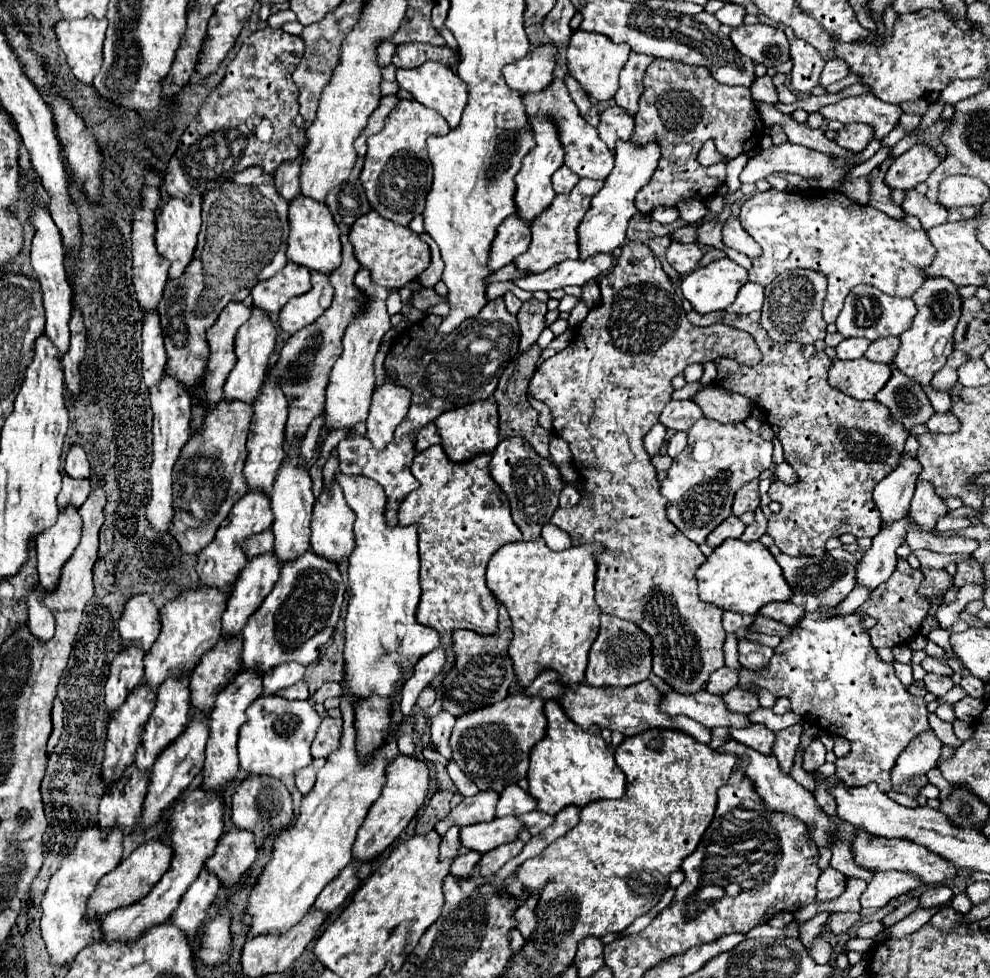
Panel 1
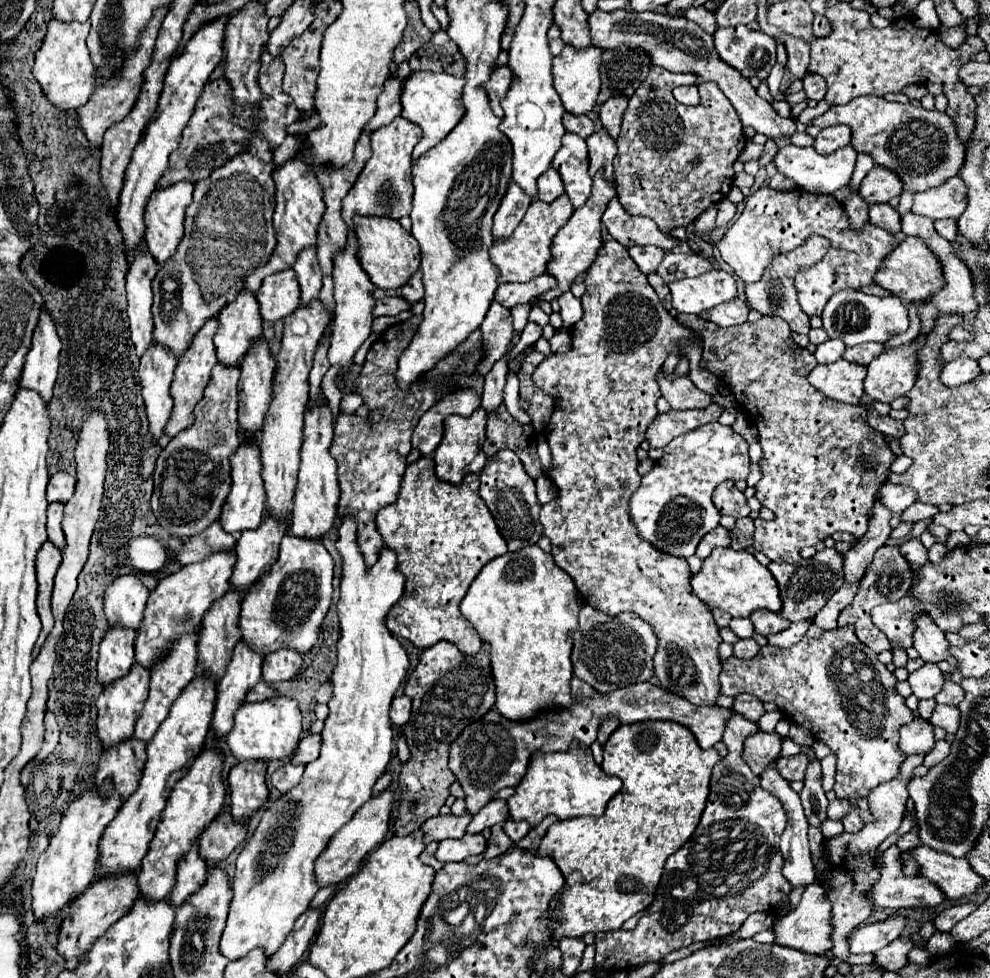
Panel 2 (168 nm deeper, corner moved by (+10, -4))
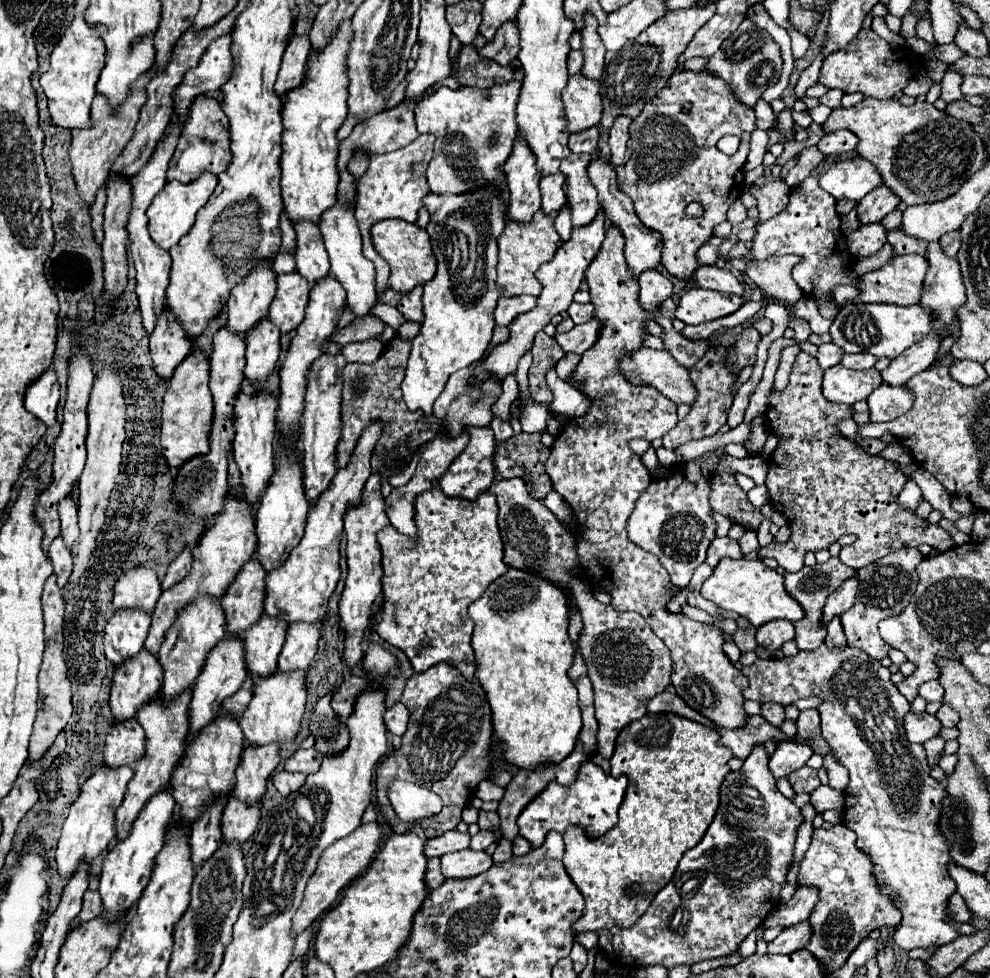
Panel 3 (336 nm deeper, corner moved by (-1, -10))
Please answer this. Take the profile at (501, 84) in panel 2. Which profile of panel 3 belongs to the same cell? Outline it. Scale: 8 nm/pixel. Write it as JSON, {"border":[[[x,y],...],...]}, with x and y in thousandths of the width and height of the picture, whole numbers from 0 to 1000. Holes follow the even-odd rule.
{"border":[[[523,82],[489,92],[475,88],[457,92],[453,88],[444,88],[434,98],[424,102],[424,106],[420,106],[418,117],[422,135],[434,135],[440,139],[438,160],[430,174],[430,182],[436,196],[440,198],[473,196],[491,188],[499,188],[509,196],[511,188],[503,170],[509,168],[511,162],[515,160],[521,141],[523,94],[525,94]],[[485,127],[489,127],[489,131],[485,131]],[[475,129],[479,129],[477,131],[481,135],[479,141],[471,137]],[[499,139],[505,139],[505,143],[501,147],[495,147]]]}

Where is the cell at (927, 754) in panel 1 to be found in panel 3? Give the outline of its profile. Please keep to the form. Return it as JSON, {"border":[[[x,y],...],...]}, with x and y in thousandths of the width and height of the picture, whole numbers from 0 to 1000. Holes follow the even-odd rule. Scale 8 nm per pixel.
{"border":[[[917,728],[915,736],[913,736],[913,744],[915,744],[915,753],[921,759],[929,759],[933,761],[939,755],[945,755],[952,746],[952,740],[945,732],[939,732],[937,728],[933,730],[923,730]]]}

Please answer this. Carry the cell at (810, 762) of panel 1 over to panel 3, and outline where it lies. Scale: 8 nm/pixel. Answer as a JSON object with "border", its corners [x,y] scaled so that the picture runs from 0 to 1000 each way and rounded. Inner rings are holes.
{"border":[[[812,783],[812,785],[804,787],[804,789],[800,789],[800,791],[796,793],[796,800],[800,802],[800,806],[802,806],[806,812],[808,812],[808,810],[816,810],[816,812],[820,812],[820,810],[828,804],[826,787]]]}

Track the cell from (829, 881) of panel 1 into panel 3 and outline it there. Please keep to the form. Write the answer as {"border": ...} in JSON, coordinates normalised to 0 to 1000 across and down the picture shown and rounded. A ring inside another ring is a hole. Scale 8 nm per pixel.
{"border":[[[816,941],[812,945],[802,945],[800,949],[792,949],[786,959],[776,965],[778,975],[800,975],[804,971],[814,969],[816,959],[820,959],[820,947]]]}

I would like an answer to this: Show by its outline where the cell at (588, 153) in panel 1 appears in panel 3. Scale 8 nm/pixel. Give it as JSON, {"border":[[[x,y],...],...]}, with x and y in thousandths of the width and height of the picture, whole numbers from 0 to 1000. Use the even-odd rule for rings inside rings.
{"border":[[[576,157],[566,170],[566,176],[572,180],[574,213],[576,213],[580,231],[596,229],[606,215],[602,192],[594,184],[596,164],[598,164],[596,157]]]}

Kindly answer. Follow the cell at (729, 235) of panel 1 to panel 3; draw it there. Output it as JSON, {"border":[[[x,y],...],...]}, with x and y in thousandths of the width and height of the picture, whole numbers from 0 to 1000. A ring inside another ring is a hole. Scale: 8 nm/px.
{"border":[[[743,204],[743,209],[739,209],[737,215],[735,215],[735,227],[739,231],[745,231],[752,225],[754,225],[754,213],[752,213],[752,209],[747,204]]]}

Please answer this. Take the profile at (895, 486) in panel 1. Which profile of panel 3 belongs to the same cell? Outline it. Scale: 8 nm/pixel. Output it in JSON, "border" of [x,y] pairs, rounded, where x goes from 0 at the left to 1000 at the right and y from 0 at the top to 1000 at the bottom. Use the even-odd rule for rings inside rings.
{"border":[[[861,589],[859,593],[855,593],[834,616],[832,620],[832,630],[830,636],[834,638],[840,630],[846,630],[855,624],[859,624],[863,620],[865,613],[865,605],[867,605],[867,589]]]}

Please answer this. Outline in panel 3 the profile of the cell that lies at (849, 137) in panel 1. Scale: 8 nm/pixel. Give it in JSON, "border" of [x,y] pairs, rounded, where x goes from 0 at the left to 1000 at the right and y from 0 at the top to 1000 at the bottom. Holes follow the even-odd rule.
{"border":[[[844,133],[840,137],[834,137],[824,149],[832,160],[840,160],[840,157],[863,155],[865,147],[867,147],[867,141],[859,133]]]}

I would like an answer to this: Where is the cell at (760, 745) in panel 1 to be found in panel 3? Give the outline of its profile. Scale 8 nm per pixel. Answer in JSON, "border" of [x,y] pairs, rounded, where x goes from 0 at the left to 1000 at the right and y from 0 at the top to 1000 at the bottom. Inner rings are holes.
{"border":[[[804,757],[788,759],[782,767],[782,771],[778,773],[778,781],[776,781],[778,789],[784,798],[794,796],[798,789],[810,785],[820,771],[822,771],[820,765],[810,759],[804,759]]]}

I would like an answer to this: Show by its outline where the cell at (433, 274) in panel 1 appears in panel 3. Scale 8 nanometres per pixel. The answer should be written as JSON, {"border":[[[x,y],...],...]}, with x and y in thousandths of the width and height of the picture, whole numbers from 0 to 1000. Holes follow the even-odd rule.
{"border":[[[422,292],[416,299],[408,301],[404,311],[402,311],[402,317],[410,323],[410,327],[426,329],[426,325],[428,325],[428,319],[426,319],[426,292]]]}

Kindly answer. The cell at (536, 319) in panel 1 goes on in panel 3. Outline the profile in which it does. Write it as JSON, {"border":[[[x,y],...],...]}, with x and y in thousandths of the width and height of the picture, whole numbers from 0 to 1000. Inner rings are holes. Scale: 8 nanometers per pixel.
{"border":[[[499,425],[497,427],[497,431],[495,431],[495,438],[499,440],[499,446],[501,446],[501,452],[507,452],[507,450],[513,450],[517,444],[519,444],[519,440],[517,440],[517,436],[511,431],[511,429],[507,429],[507,427],[503,427],[503,425]]]}

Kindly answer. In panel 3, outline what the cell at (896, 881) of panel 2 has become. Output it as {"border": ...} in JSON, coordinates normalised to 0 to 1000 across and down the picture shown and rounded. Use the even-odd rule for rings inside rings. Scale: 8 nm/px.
{"border":[[[968,912],[962,914],[958,920],[958,937],[962,937],[962,941],[966,941],[966,943],[980,943],[980,939],[982,939],[980,930],[974,924],[974,918]]]}

